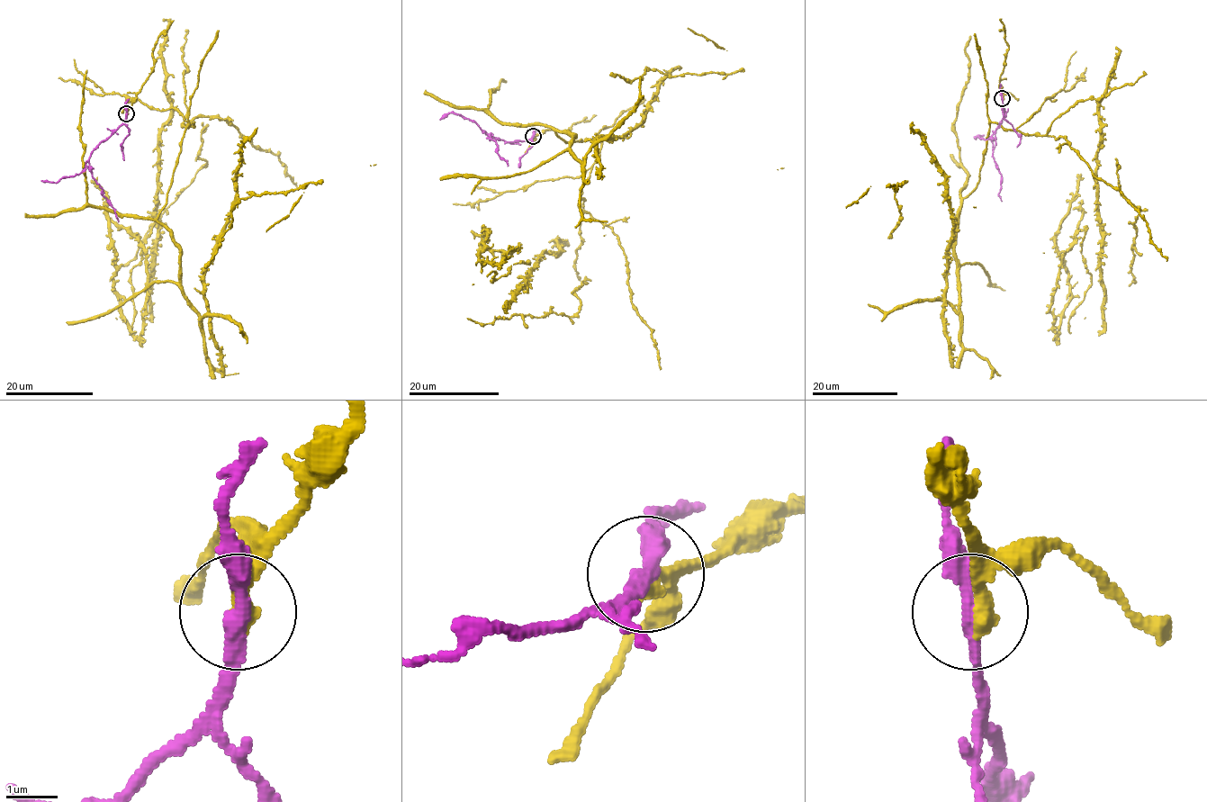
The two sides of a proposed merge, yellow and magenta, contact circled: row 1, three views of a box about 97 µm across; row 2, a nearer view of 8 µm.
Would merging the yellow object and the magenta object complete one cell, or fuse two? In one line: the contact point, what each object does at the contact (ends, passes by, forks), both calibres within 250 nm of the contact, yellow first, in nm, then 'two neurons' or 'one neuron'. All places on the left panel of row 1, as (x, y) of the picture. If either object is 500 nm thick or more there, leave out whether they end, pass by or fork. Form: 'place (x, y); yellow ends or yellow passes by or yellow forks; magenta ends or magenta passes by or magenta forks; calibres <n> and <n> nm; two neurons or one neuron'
place (126, 113); yellow ends; magenta passes by; calibres 360 and 280 nm; two neurons

